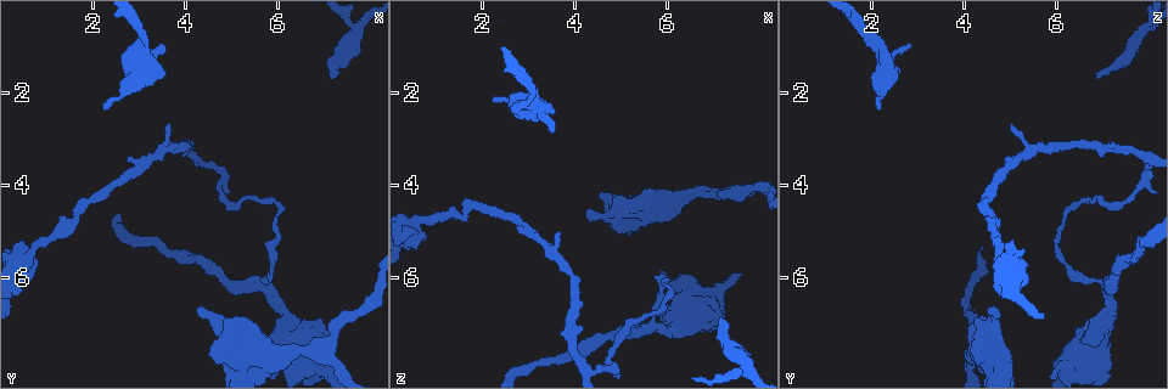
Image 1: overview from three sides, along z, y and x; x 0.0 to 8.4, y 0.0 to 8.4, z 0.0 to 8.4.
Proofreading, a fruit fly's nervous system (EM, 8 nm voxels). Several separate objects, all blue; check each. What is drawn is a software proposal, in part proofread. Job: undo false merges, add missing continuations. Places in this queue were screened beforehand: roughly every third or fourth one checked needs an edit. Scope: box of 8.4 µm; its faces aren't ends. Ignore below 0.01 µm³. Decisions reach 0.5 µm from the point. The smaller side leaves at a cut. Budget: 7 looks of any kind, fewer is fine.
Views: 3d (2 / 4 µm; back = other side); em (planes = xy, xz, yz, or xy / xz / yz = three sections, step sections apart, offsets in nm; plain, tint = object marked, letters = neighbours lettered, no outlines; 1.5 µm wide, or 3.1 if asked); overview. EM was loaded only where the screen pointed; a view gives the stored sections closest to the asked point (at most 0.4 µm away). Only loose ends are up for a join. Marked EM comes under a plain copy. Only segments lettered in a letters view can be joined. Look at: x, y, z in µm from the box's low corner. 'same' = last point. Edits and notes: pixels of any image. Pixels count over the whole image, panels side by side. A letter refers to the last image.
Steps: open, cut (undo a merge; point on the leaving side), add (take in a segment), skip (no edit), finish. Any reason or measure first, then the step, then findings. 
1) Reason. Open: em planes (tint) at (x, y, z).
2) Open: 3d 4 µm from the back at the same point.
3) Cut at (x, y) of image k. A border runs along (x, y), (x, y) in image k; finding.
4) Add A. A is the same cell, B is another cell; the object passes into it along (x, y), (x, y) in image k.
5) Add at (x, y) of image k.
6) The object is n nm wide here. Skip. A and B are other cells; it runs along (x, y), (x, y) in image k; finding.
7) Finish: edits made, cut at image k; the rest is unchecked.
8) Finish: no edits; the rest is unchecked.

Branch stops here. Open: em xy step 8 (tint) at (7.15, 1.70, 6.90).

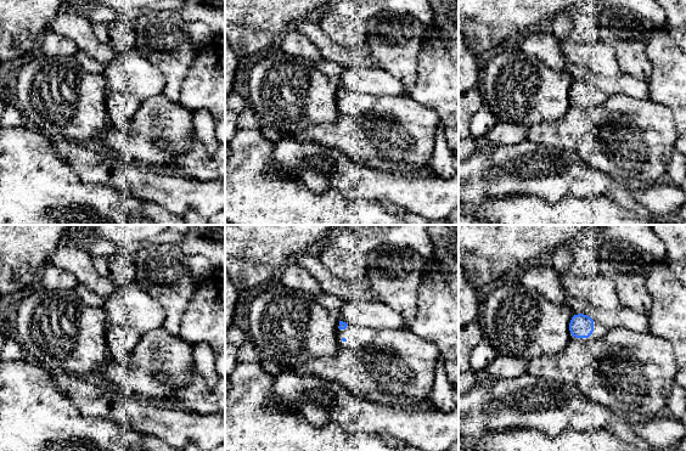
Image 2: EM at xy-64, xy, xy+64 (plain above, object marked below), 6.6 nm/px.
Another direction. Open: em xz step 8 (letters) at the same point.

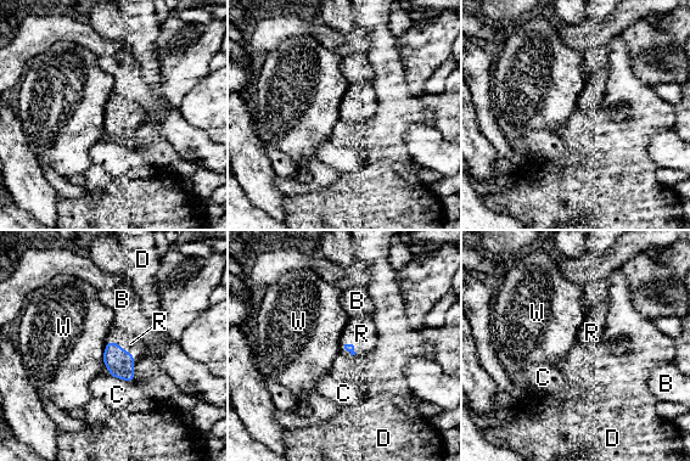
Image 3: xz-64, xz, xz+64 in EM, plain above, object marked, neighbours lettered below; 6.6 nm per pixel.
The longest contact is with C, 170 nm. Add R. R is the same cell, B, C, D and W are other cells; it goes on there.

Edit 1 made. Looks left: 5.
An open end. Open: em planes (letters) at (4.20, 6.60, 4.70).

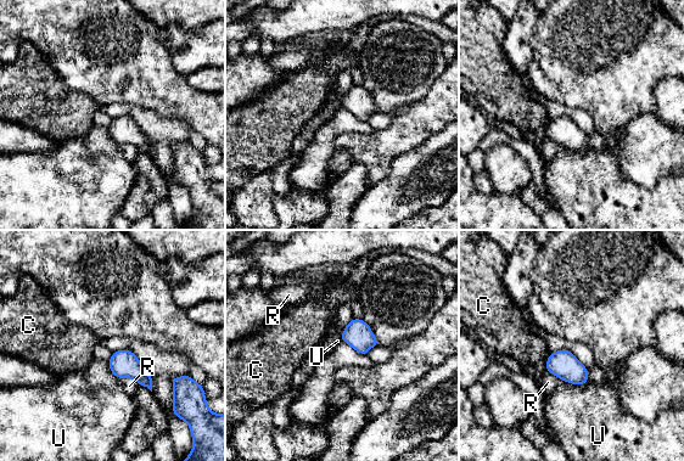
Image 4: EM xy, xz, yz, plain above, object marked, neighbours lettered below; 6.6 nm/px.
The longest contact is with U, 190 nm. Skip. C, R and U are other cells; a border runs along (560, 378), (571, 383), (588, 381) in image 4; no lettered segment goes on from it.

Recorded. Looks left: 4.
Open: 3d 4 µm from the back at (7.05, 7.65, 4.20).

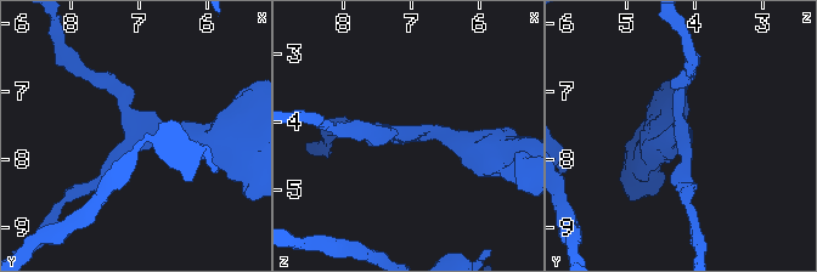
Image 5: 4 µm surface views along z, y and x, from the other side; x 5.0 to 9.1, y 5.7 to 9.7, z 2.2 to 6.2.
3 arms meet here; the arms are 200, 240, 240 nm wide. Open: em planes (letters) at (7.05, 7.70, 4.15).

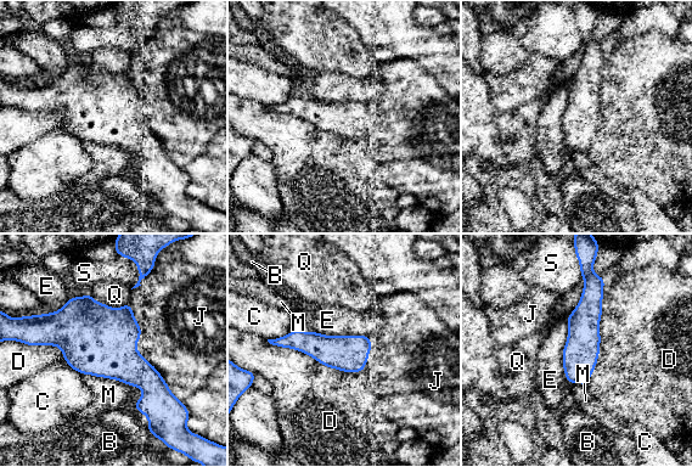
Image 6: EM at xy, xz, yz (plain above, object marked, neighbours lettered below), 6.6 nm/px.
Skip. B, C, D, E, J, M, Q and S are other cells; all the same neuron.

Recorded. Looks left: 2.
Finish: edits made, add at image 3; the rest is unchecked.

